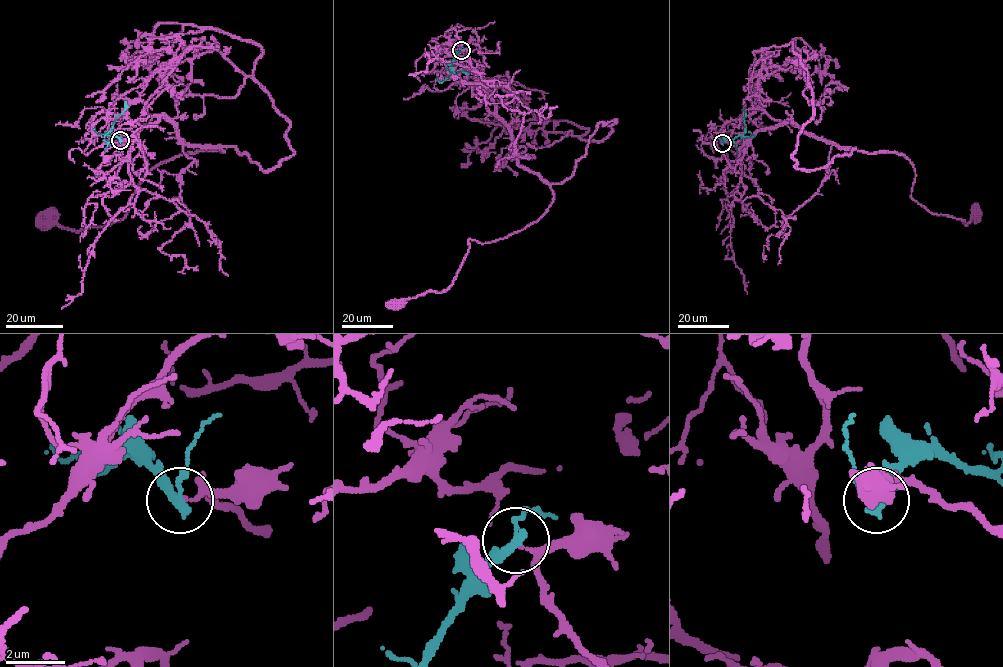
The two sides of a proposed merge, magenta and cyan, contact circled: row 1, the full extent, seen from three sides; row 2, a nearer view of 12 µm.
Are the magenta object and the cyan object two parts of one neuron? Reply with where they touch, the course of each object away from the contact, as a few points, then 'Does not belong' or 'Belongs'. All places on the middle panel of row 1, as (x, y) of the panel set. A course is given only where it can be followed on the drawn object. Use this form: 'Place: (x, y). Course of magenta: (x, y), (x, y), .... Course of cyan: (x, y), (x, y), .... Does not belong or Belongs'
Place: (461, 50). Course of magenta: (461, 50), (511, 134), (516, 161), (548, 184), (554, 200), (507, 236), (470, 239), (446, 289), (395, 305). Course of cyan: (461, 50), (452, 61), (452, 71), (465, 71). Does not belong

